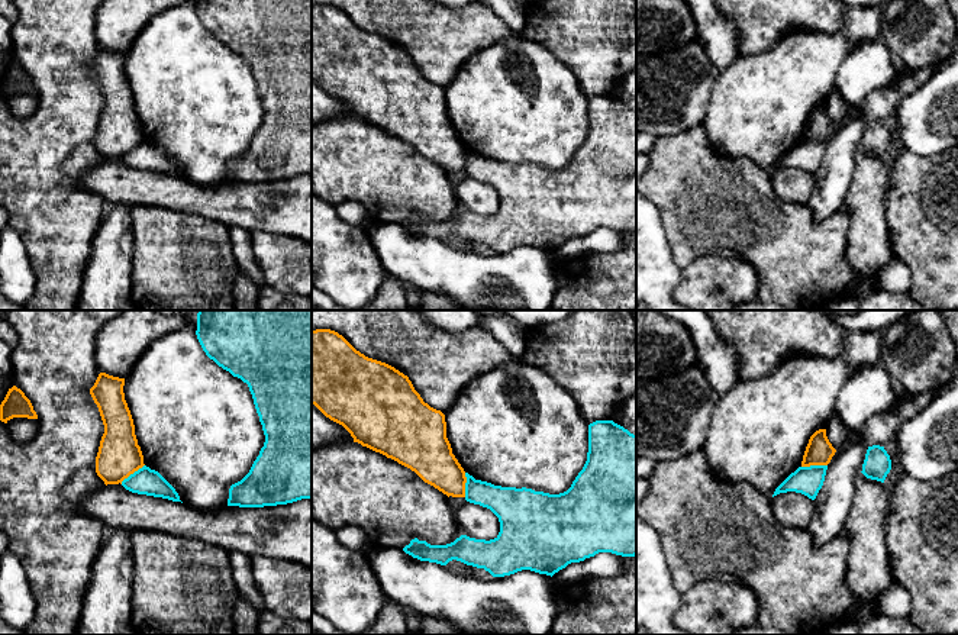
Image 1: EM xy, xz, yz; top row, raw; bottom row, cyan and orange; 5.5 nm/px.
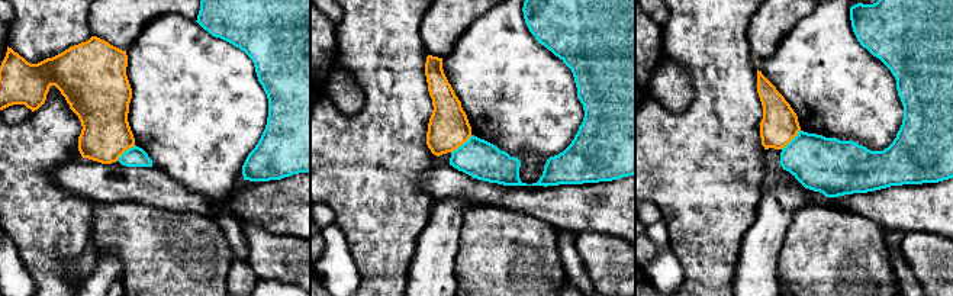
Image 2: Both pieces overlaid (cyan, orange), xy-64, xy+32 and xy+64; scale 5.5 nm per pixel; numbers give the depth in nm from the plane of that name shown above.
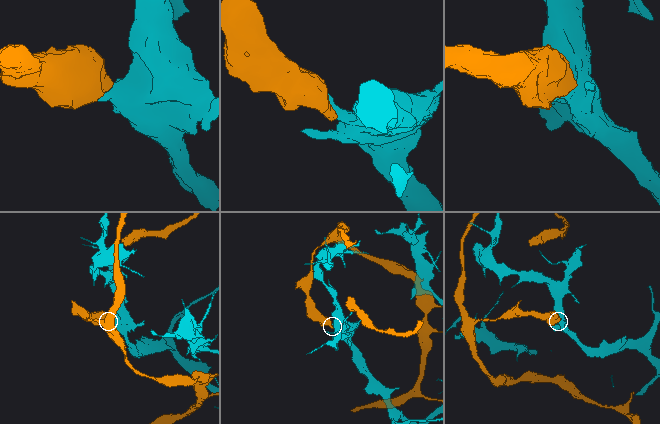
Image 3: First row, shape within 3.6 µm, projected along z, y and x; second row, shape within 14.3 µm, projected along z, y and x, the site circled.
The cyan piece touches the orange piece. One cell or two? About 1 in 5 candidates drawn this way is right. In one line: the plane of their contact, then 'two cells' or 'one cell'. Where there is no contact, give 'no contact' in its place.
yz | two cells

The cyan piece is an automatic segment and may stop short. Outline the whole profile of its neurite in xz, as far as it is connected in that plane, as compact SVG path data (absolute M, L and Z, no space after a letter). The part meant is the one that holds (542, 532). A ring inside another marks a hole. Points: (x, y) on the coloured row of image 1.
M596 420L588 425L587 461L564 493L494 486L475 480L468 473L465 477L465 500L490 509L499 518L499 535L490 541L461 535L446 545L430 545L415 538L403 548L406 554L441 565L457 560L484 568L493 577L522 570L552 577L568 564L599 552L636 555L636 435L613 420Z

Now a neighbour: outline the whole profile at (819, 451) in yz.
M819 429L809 439L801 467L828 465L835 452L836 449L832 447L826 436L826 429Z

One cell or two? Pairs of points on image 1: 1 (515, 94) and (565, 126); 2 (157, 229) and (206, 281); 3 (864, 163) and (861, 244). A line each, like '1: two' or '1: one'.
1: one
2: one
3: one

